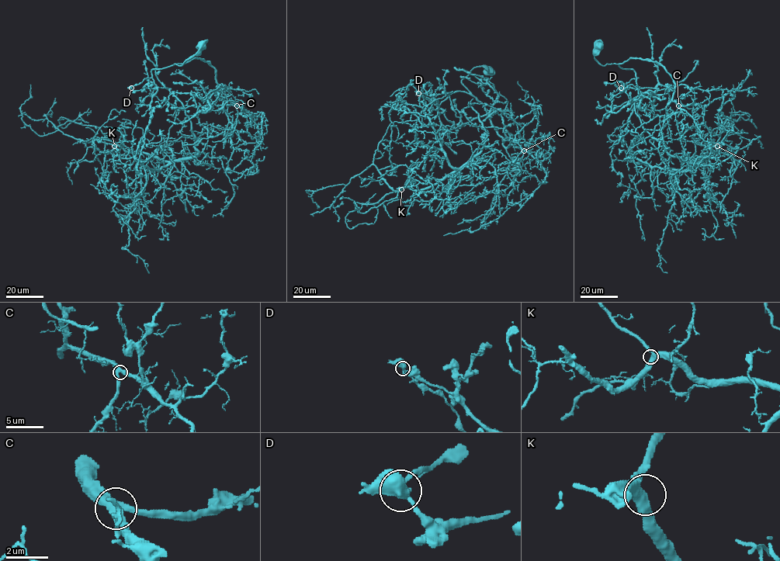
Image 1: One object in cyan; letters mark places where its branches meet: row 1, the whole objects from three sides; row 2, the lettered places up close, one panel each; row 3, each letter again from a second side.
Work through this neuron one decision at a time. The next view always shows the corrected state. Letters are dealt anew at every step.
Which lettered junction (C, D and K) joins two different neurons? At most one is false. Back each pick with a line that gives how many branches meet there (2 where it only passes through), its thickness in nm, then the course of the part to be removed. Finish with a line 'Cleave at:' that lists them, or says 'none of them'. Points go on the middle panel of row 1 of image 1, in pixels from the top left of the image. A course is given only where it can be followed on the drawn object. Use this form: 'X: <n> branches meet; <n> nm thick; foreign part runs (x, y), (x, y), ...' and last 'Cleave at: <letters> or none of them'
D: 3 branches meet; 380 nm thick; foreign part runs (418, 93), (438, 111), (453, 92), (472, 95), (502, 144), (546, 172), (540, 182), (513, 164), (514, 182)
Cleave at: D

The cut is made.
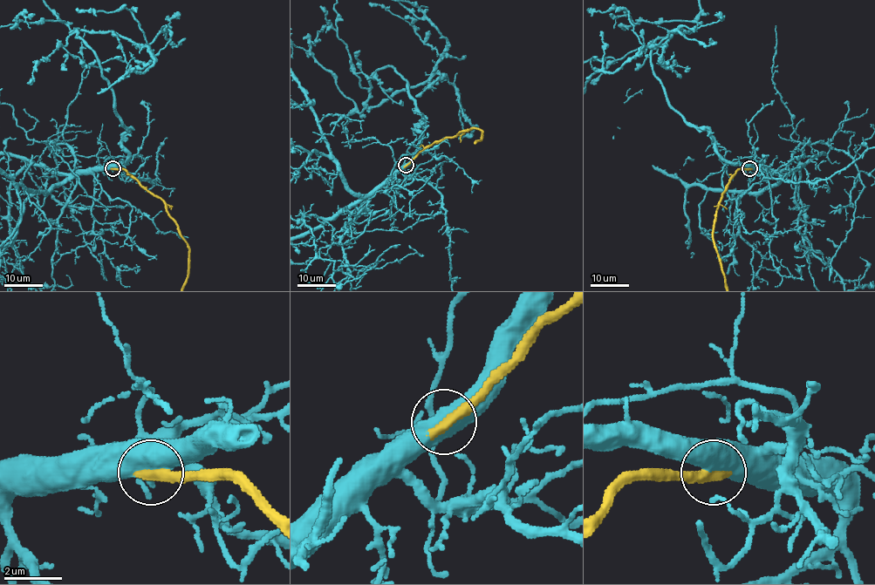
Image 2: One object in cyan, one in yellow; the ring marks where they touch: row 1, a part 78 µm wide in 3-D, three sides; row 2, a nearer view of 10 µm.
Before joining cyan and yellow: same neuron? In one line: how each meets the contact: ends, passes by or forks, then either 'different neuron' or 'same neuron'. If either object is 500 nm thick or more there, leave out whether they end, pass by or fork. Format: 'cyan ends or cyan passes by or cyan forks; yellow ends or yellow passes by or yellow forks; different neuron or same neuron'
same neuron

